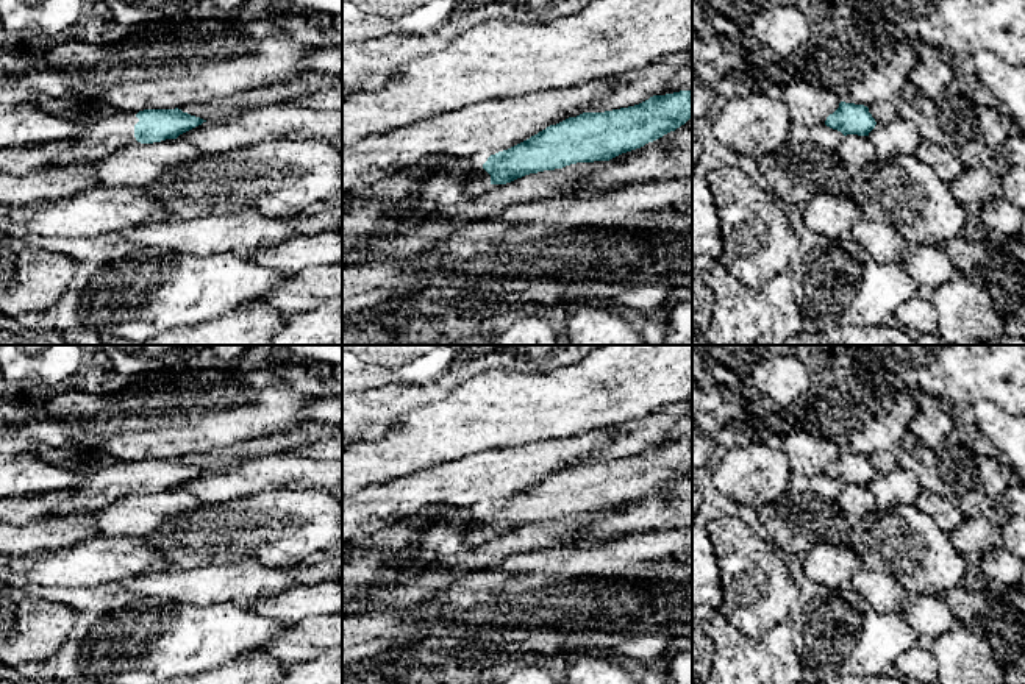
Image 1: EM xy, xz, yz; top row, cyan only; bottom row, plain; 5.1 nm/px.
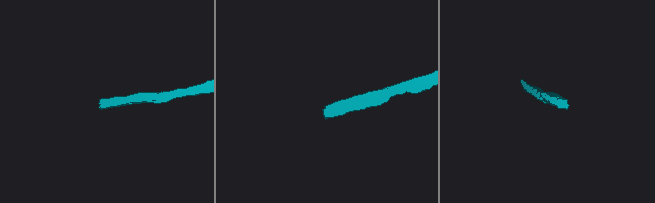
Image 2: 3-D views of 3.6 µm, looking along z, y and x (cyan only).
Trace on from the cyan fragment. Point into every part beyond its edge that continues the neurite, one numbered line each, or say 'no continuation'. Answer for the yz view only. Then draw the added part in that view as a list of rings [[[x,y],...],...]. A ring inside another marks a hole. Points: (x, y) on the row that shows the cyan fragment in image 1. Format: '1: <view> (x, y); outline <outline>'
no continuation

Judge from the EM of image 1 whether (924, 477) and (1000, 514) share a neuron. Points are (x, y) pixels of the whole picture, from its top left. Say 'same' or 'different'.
same

